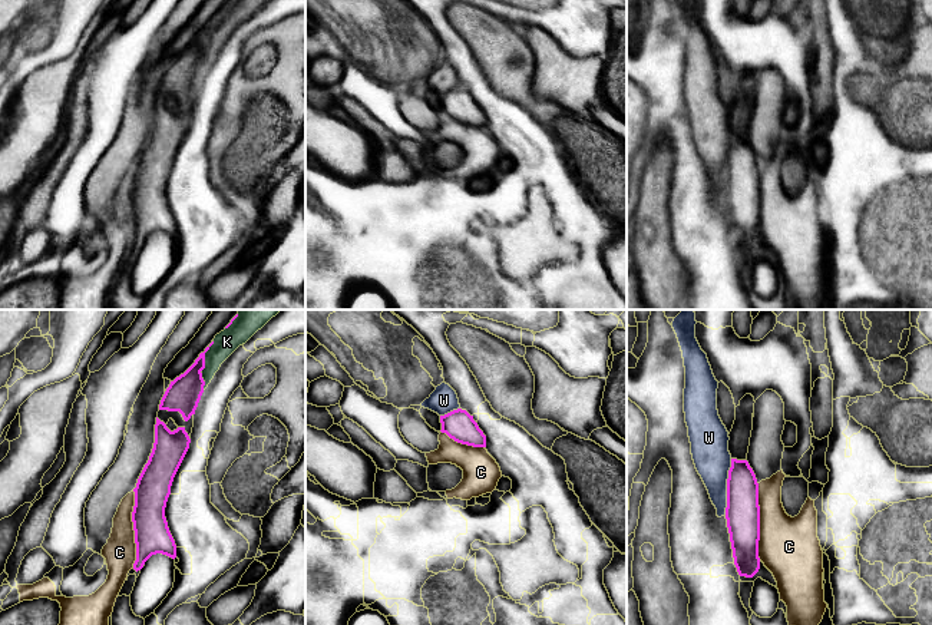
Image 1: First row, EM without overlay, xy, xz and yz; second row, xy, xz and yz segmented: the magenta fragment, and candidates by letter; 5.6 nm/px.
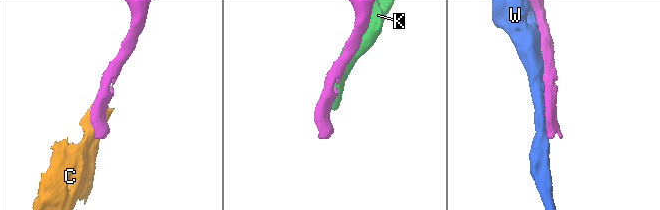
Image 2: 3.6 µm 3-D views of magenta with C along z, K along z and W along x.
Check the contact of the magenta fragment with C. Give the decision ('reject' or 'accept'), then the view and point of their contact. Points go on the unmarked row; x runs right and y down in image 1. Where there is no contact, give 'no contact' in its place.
reject | xy (134, 208)

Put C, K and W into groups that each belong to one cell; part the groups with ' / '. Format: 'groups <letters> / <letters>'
groups C K / W

